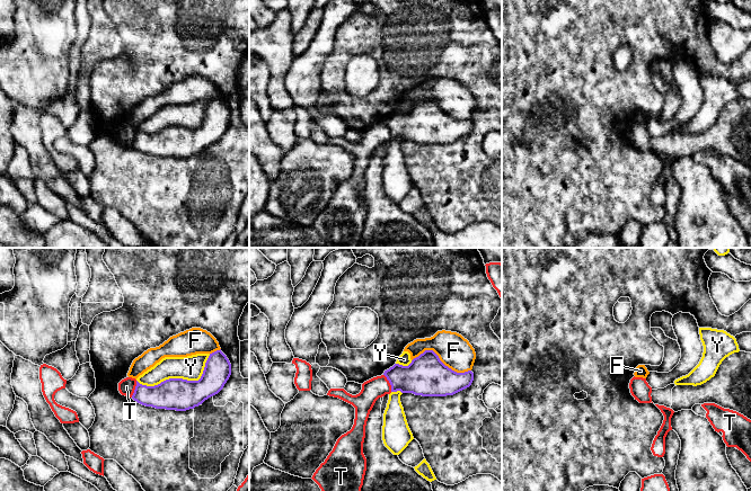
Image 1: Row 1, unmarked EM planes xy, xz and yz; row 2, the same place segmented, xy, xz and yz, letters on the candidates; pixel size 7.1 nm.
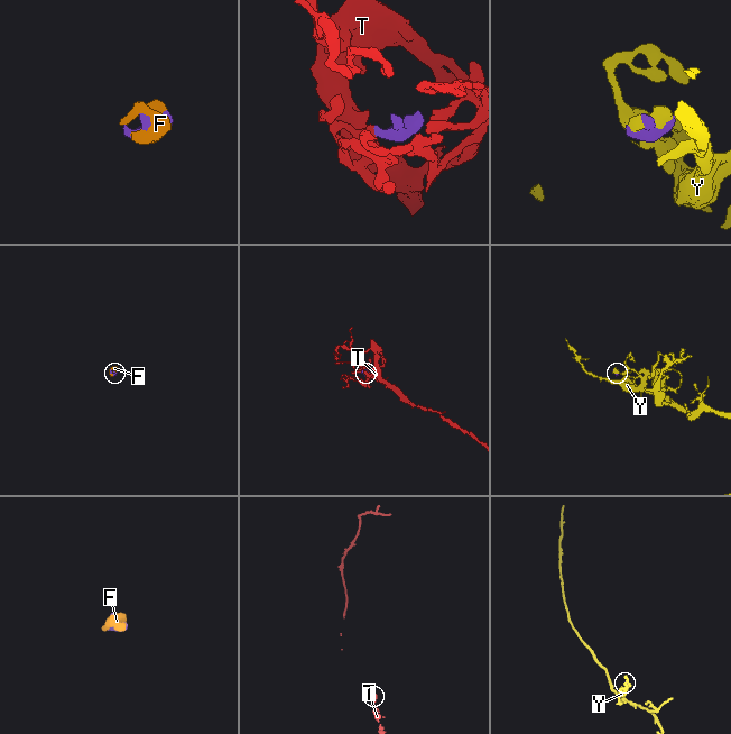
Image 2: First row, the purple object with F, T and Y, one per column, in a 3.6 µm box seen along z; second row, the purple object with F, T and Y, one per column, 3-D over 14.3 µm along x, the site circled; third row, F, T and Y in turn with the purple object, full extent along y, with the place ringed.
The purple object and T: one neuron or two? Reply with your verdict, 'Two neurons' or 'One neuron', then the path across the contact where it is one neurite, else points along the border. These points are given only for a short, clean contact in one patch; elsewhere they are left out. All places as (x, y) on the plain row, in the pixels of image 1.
Two neurons. Boundary: xz (383, 122), (391, 139)

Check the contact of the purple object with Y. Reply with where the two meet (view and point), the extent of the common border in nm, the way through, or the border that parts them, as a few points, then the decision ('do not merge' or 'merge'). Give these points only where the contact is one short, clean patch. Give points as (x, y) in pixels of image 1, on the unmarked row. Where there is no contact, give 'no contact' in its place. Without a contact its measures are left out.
contact xy (179, 126); length 550 nm; do not merge

